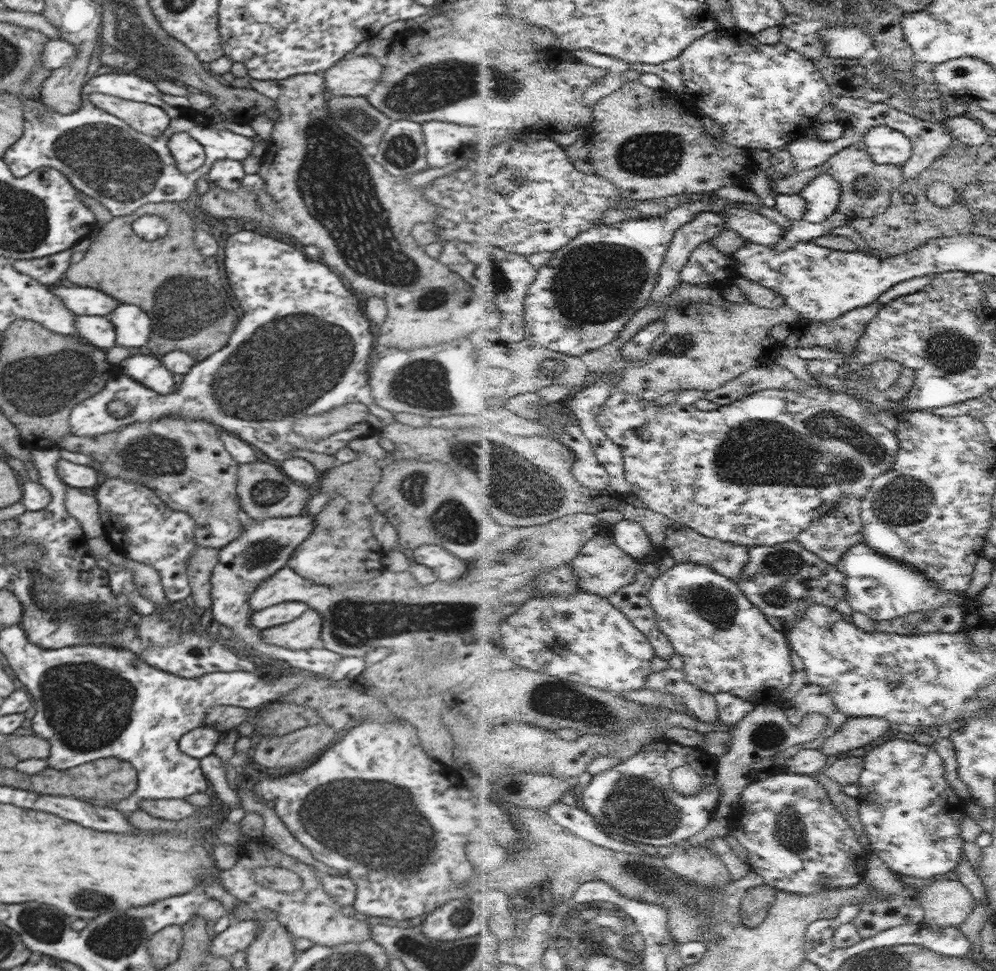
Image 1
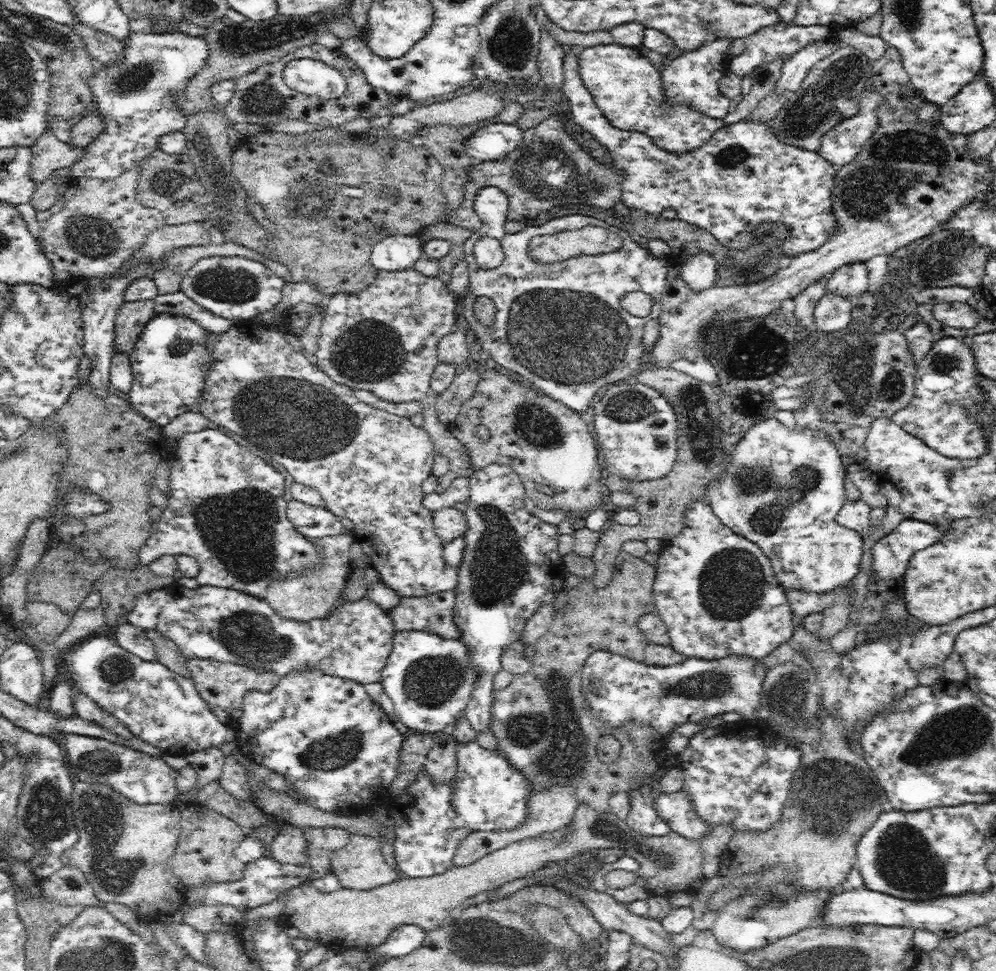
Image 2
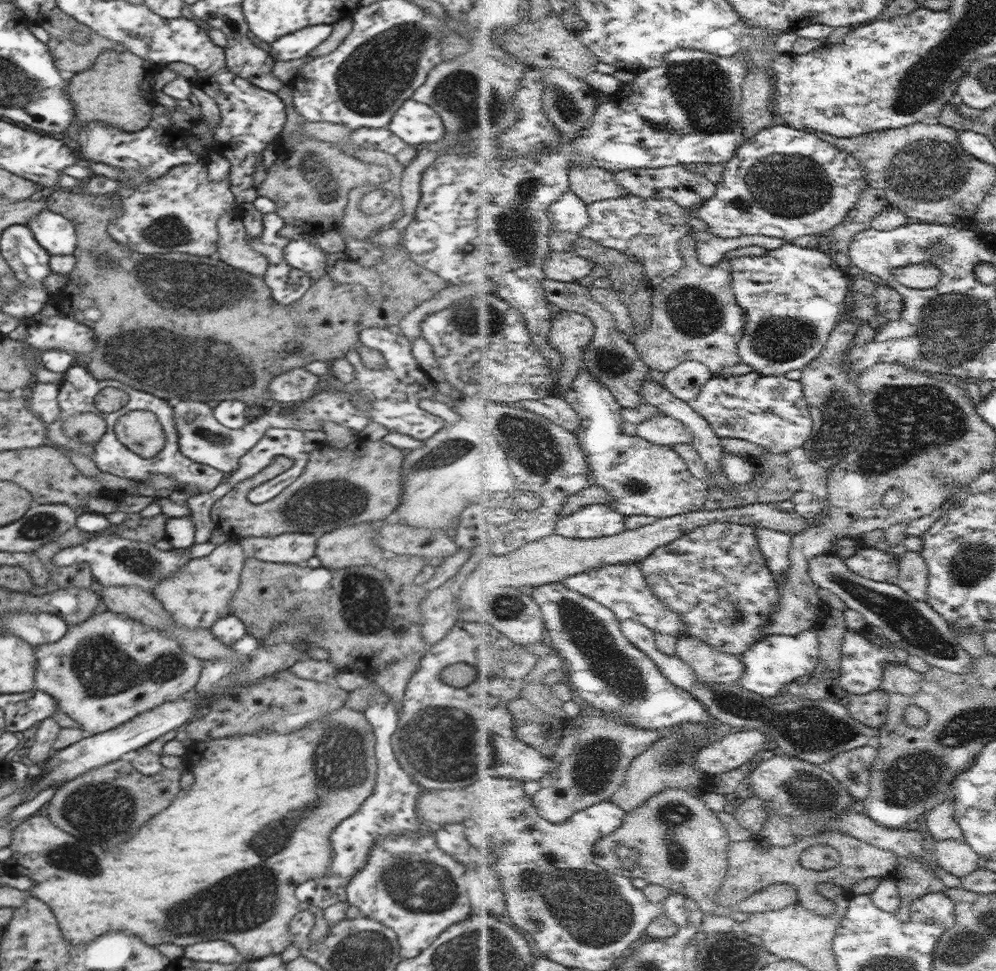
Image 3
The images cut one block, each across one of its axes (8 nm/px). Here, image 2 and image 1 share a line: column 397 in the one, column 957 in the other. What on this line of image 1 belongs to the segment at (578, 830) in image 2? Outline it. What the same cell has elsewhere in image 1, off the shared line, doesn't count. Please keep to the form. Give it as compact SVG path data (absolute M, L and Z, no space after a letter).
M938 878L920 892L926 928L959 928L976 904L966 886L954 878Z

